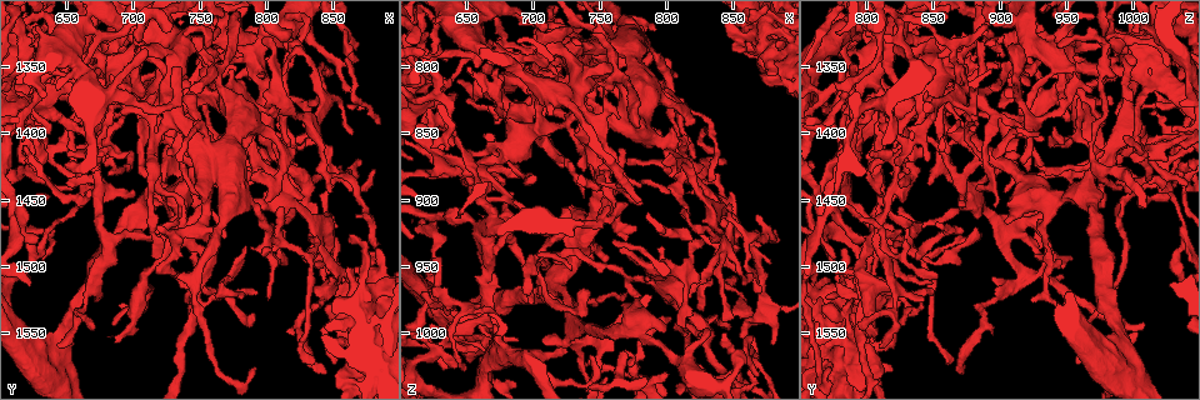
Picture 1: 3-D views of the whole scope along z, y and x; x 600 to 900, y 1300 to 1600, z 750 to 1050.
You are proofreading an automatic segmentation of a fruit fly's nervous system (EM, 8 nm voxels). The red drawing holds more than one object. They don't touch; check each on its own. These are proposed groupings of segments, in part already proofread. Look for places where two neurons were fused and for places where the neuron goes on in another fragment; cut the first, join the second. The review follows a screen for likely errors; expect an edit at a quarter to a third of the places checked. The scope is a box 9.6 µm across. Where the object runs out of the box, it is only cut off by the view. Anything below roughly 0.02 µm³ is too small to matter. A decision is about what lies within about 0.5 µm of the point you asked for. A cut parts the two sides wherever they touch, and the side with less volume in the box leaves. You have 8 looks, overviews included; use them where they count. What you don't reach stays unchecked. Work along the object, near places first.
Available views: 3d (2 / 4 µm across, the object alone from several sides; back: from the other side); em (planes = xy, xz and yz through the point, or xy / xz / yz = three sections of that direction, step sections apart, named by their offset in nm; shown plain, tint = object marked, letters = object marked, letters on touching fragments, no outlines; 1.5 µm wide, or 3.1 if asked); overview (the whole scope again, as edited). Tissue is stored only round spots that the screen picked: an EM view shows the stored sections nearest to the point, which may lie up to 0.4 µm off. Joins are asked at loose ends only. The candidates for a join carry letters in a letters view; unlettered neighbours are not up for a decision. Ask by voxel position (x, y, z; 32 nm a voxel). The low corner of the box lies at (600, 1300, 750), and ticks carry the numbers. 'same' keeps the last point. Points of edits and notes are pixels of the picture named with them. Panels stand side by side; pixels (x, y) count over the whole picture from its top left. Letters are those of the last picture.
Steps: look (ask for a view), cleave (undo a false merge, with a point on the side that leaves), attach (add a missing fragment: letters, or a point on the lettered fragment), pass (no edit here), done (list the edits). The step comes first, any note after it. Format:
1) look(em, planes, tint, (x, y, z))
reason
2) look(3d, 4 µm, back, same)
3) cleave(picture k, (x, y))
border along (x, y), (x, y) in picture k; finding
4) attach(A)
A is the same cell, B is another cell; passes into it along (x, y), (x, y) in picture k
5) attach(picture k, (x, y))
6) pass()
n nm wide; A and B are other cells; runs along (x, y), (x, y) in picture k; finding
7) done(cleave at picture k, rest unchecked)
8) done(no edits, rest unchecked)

look(em, planes, letters, (726, 1404, 1000))
four arms meet

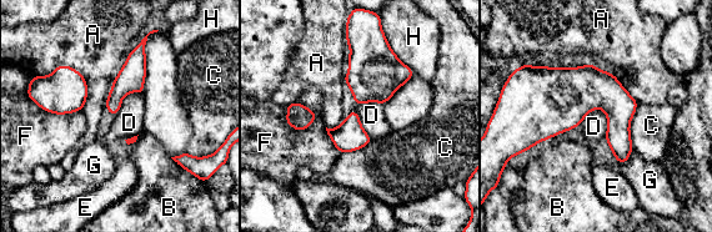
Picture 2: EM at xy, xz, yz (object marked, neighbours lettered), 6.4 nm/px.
pass()
A, B, C, D, E, F, G and H are other cells; border along (607, 115), (595, 107), (578, 125) in picture 2; continuous, no second neuron

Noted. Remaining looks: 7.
look(3d, 4 µm, (802, 1430, 862))

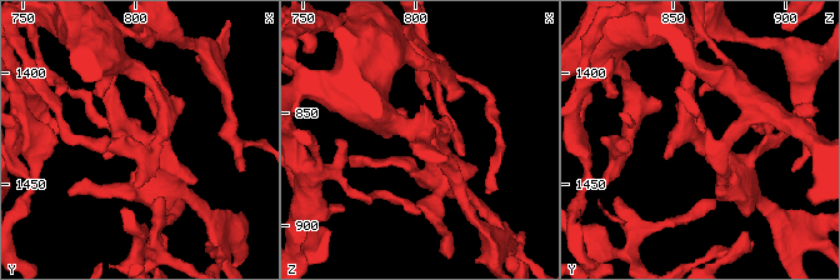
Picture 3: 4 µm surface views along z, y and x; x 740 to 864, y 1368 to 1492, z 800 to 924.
look(em, planes, letters, (802, 1430, 861))
now the EM

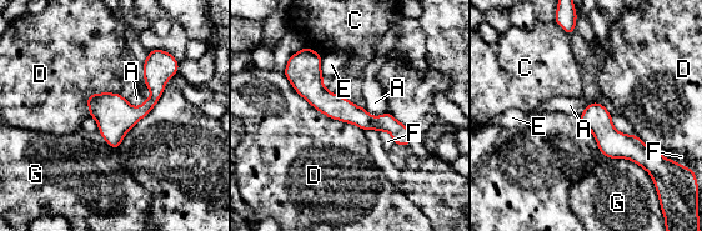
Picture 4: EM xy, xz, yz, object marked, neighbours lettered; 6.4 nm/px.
pass()
D touches over 650 nm; A, C, D, E, F and G are other cells; border along (282, 73), (317, 110), (365, 130) in picture 4; all the same neuron

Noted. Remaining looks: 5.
look(em, planes, tint, (858, 1500, 780))
branch stops here

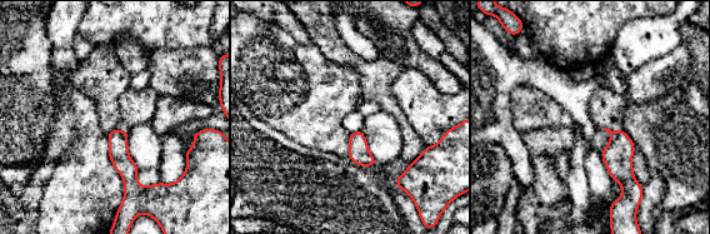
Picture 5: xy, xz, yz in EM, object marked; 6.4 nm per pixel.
look(em, planes, letters, same)

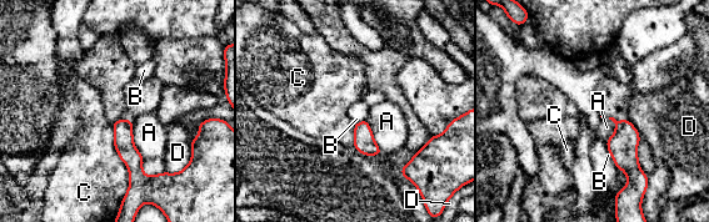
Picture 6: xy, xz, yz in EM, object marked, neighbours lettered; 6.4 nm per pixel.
pass()
A, B, C and D are other cells; border along (143, 161), (141, 170), (153, 176) in picture 6; no lettered fragment goes on from it

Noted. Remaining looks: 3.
look(em, planes, letters, (772, 1346, 932))
free end

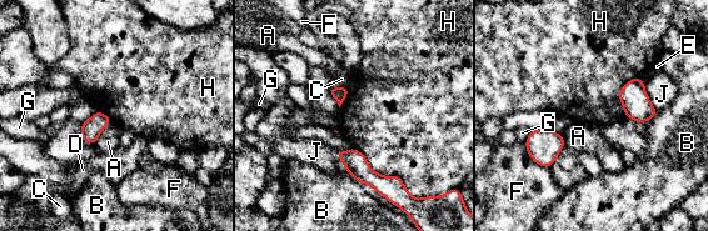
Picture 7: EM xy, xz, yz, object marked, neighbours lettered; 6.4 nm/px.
pass()
A, B, C, D, E, F, G, H and J are other cells; border along (353, 146), (405, 186) in picture 7; none of them fits

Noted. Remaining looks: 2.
done(no edits, rest unchecked)

